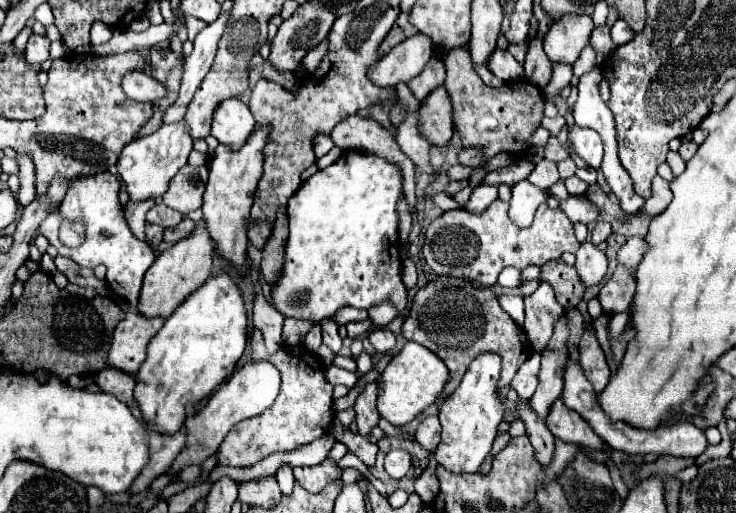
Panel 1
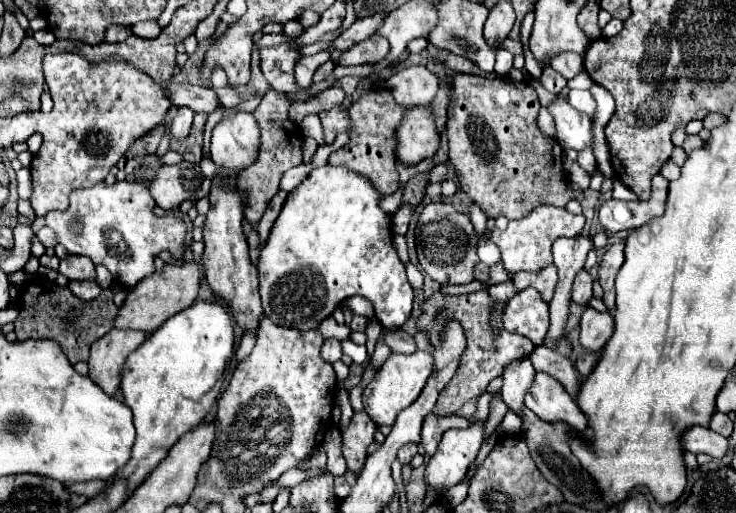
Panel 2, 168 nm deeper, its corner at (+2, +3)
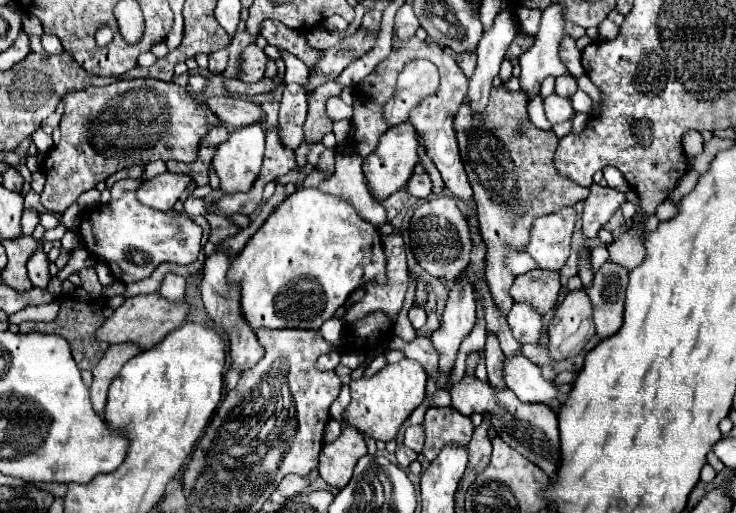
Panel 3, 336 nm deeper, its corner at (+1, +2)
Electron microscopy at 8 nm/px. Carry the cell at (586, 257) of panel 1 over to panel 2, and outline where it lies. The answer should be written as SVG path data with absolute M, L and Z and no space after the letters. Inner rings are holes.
M581 269L575 277L571 297L575 303L587 303L591 299L591 289L593 289L593 277L587 269Z

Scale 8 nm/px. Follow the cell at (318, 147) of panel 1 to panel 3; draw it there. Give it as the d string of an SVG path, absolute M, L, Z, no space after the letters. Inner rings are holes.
M280 49L280 52L286 66L284 83L296 83L300 85L308 96L308 94L311 92L307 89L308 76L310 74L309 67L288 51Z

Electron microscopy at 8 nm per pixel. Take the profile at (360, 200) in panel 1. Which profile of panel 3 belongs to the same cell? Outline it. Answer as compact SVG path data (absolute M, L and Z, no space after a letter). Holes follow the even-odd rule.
M302 188L288 196L248 240L248 244L232 258L228 284L240 284L242 316L254 328L312 328L318 330L322 322L346 302L346 298L366 282L386 282L386 258L378 230L364 222L354 208L316 188Z

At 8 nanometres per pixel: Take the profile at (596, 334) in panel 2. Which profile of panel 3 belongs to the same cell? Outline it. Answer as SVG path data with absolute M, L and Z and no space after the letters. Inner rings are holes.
M604 262L596 272L590 286L584 292L592 304L592 318L600 338L612 336L624 322L624 294L628 286L630 270L616 262Z

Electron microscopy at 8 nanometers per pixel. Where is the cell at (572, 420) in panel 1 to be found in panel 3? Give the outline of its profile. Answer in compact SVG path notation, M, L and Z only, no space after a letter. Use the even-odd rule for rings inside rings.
M522 354L504 356L502 360L502 378L506 386L522 402L550 402L558 390L552 382L542 378L542 372Z

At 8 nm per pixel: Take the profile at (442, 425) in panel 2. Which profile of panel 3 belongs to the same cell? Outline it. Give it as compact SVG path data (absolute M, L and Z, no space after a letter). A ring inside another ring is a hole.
M452 406L428 408L424 418L426 428L426 444L422 456L432 462L444 446L468 446L470 436L474 432L474 424L468 416L460 414Z

